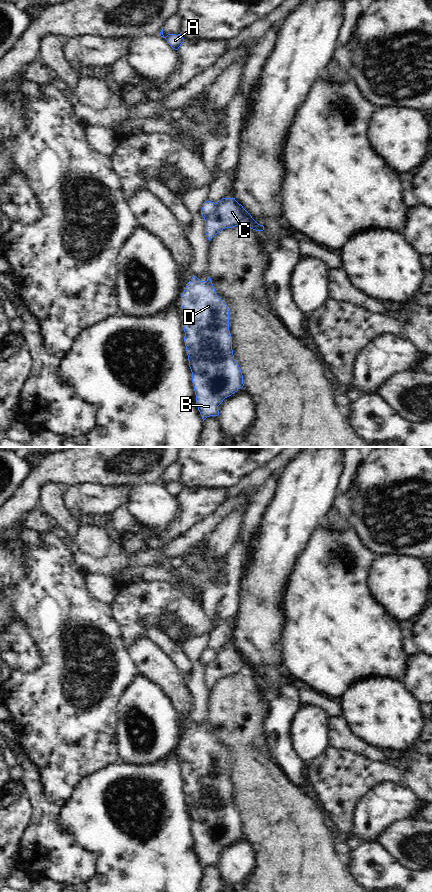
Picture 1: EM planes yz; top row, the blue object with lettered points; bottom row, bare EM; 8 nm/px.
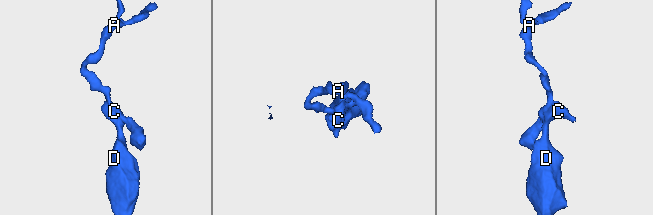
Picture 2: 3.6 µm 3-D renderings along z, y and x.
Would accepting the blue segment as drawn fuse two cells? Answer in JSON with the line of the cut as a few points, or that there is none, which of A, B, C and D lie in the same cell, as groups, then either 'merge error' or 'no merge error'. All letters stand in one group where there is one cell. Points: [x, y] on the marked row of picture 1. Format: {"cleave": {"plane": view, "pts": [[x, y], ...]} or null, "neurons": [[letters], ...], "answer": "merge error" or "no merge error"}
{"cleave": {"plane": "yz", "pts": [[215, 204], [215, 208], [203, 216]]}, "neurons": [["A"], ["B", "C", "D"]], "answer": "merge error"}

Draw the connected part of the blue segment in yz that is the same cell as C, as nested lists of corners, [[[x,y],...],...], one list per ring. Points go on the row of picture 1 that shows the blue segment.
[[[222,198],[215,204],[215,210],[204,216],[204,220],[209,241],[223,229],[235,226],[264,230],[264,226],[258,224],[235,198]]]

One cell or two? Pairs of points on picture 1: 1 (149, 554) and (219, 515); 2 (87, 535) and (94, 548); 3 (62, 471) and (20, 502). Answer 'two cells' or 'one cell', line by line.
1: one cell
2: one cell
3: one cell

